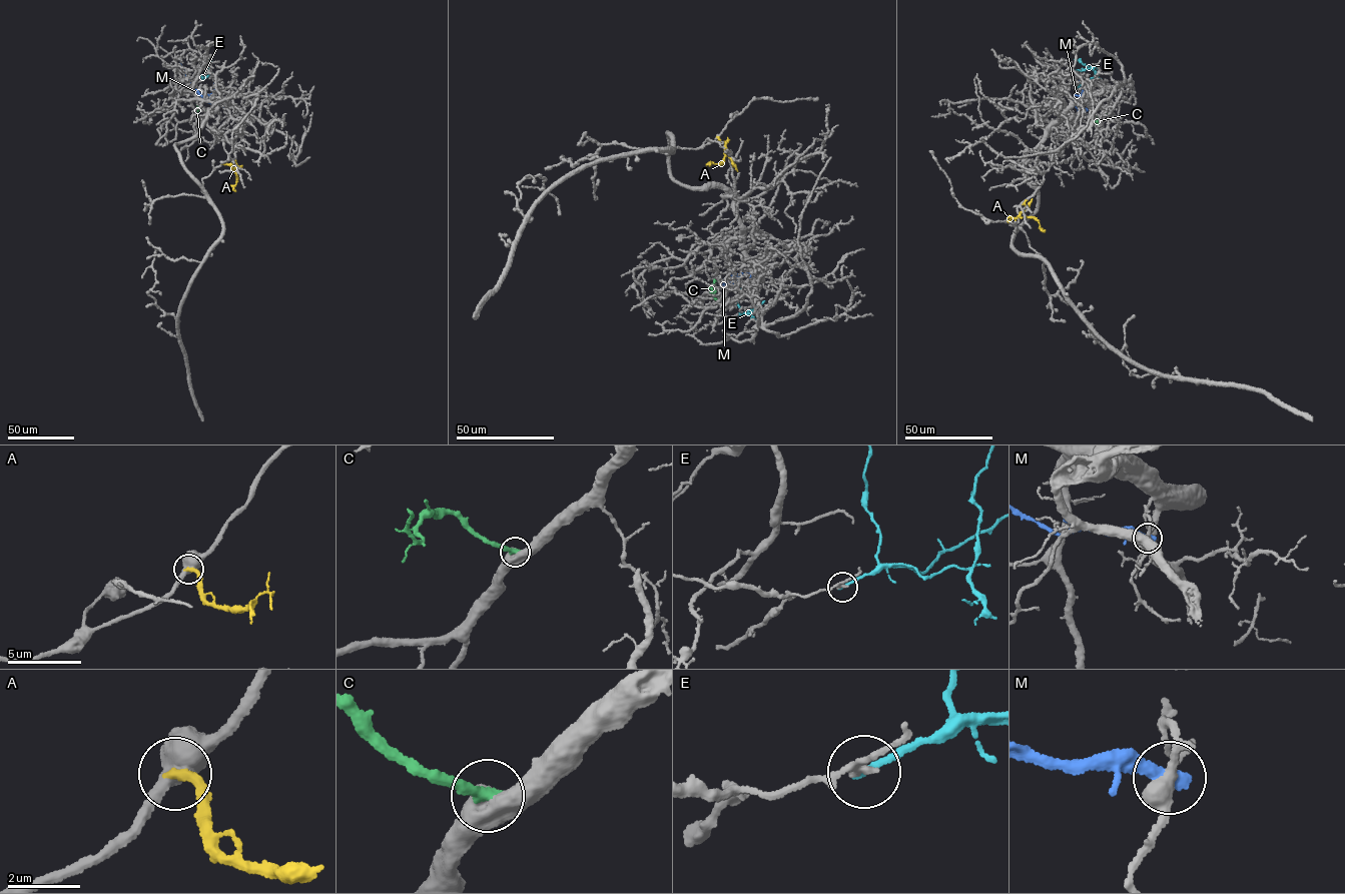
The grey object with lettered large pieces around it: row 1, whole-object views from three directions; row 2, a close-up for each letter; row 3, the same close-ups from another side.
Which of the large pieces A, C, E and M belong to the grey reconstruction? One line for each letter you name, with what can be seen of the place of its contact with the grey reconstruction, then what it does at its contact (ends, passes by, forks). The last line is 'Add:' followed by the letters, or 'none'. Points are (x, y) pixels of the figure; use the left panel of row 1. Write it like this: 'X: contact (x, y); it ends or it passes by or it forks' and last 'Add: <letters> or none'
C: contact (207, 110); it ends
Add: C

